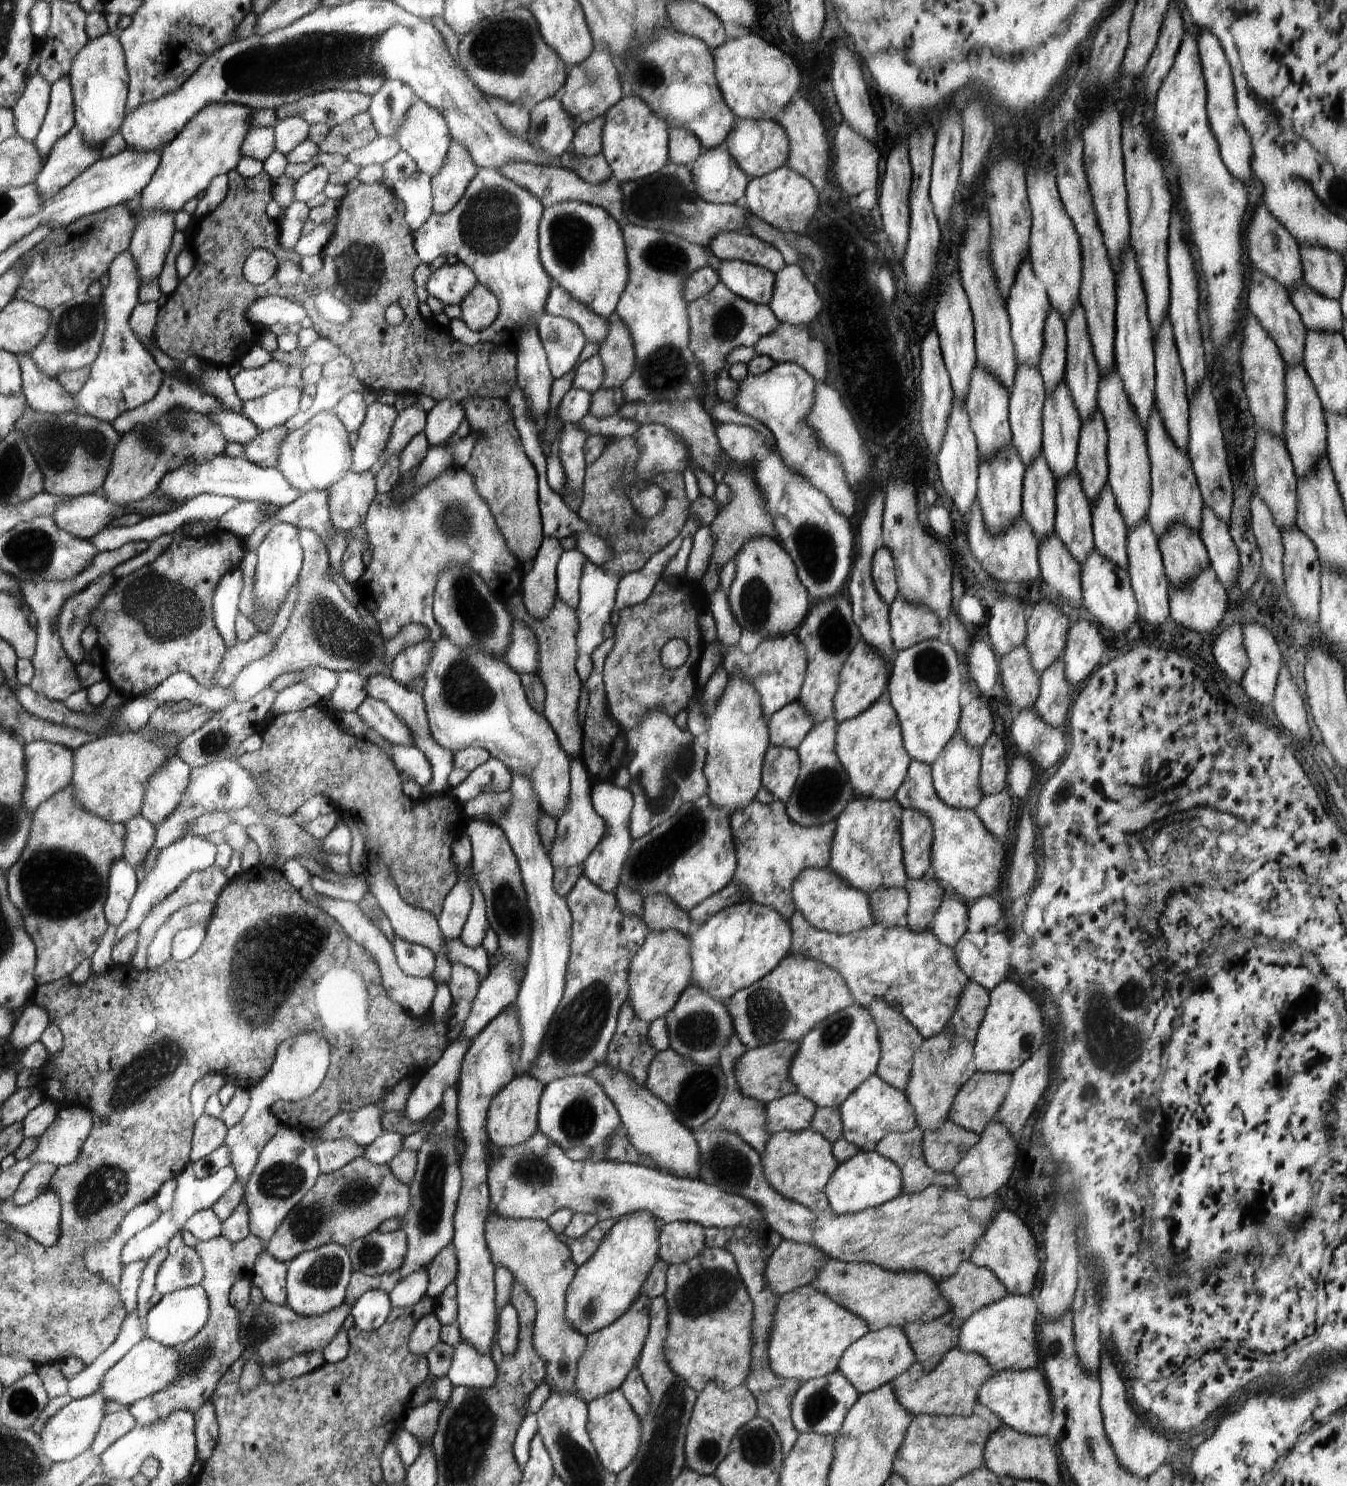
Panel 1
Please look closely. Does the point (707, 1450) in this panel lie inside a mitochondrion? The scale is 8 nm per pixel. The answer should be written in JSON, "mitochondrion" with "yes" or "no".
{"mitochondrion":"yes"}

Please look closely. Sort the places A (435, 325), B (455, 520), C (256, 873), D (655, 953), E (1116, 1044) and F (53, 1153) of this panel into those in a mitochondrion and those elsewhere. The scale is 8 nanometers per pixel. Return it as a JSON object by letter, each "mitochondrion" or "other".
{"A":"other","B":"mitochondrion","C":"other","D":"other","E":"mitochondrion","F":"other"}

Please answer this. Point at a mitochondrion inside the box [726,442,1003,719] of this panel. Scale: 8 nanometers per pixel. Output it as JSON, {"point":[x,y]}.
{"point":[815,548]}

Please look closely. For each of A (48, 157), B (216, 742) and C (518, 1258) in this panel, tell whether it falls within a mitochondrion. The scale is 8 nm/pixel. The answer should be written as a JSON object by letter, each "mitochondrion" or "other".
{"A":"other","B":"mitochondrion","C":"other"}

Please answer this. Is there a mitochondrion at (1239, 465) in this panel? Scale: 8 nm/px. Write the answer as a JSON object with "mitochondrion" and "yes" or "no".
{"mitochondrion":"no"}

